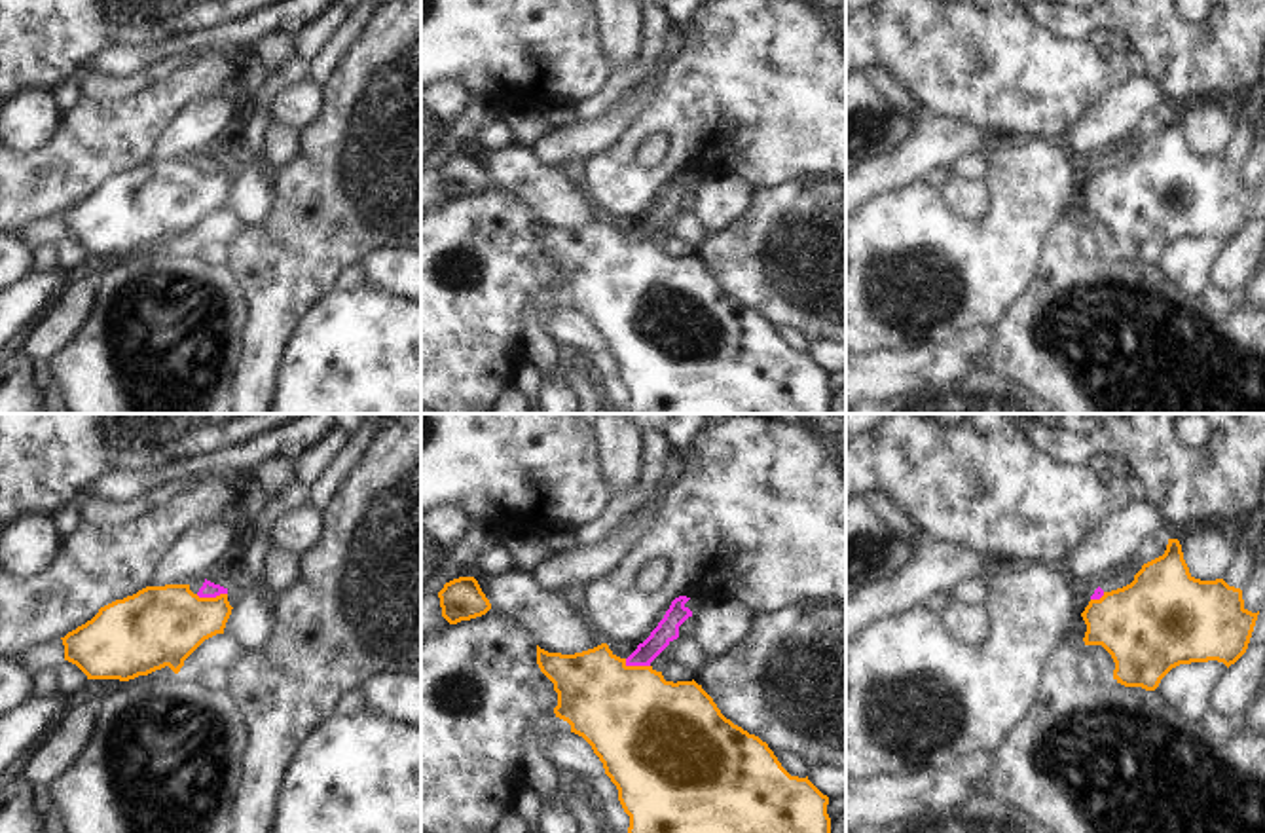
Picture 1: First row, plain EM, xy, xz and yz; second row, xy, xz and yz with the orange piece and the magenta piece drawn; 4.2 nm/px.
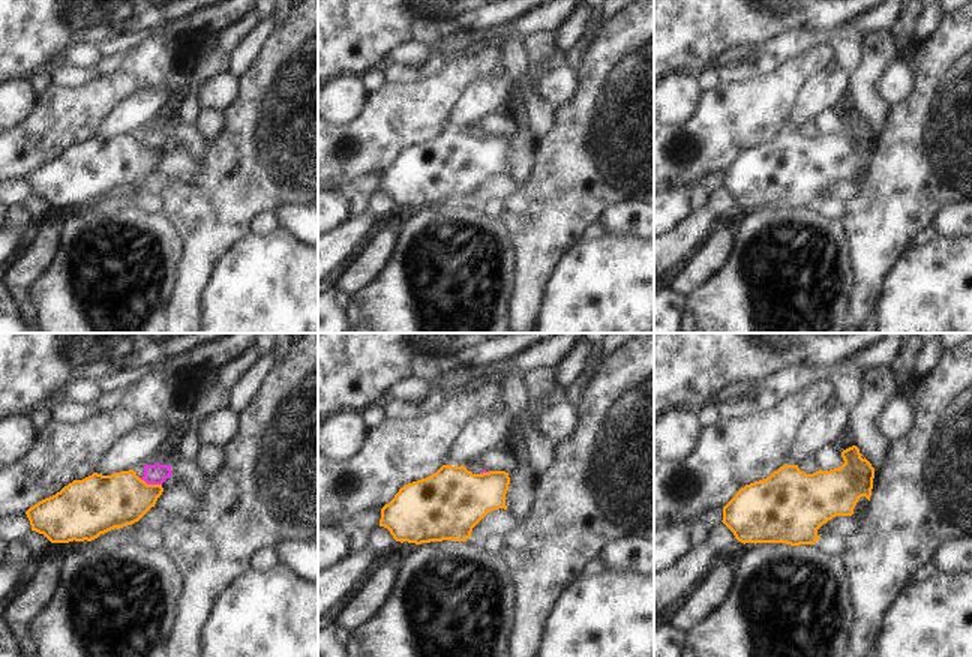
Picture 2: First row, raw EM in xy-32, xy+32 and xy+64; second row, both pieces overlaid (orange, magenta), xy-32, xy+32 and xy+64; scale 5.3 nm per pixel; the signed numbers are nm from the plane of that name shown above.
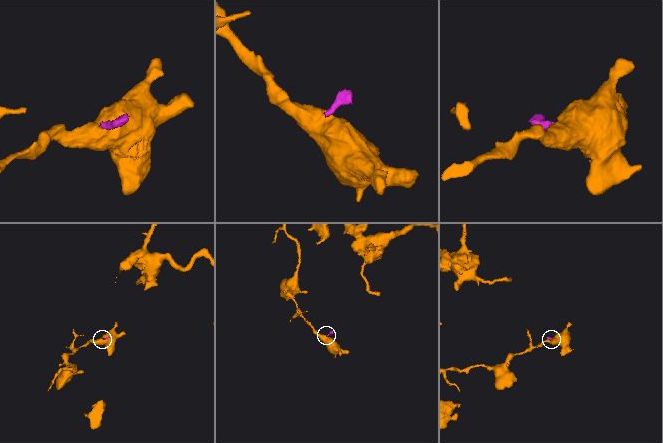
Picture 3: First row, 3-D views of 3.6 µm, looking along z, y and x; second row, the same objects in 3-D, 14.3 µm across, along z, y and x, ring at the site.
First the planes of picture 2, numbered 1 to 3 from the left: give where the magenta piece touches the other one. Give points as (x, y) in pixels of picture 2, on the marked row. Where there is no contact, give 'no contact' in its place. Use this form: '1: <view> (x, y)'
1: xy-32 (150, 485)
2: xy+32 (485, 473)
3: no contact

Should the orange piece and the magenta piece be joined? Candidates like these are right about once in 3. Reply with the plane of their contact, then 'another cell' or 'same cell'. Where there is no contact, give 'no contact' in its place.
contact in xy; another cell

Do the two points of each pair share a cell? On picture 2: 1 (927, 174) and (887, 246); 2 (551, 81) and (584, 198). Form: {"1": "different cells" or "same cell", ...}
{"1": "same cell", "2": "different cells"}

